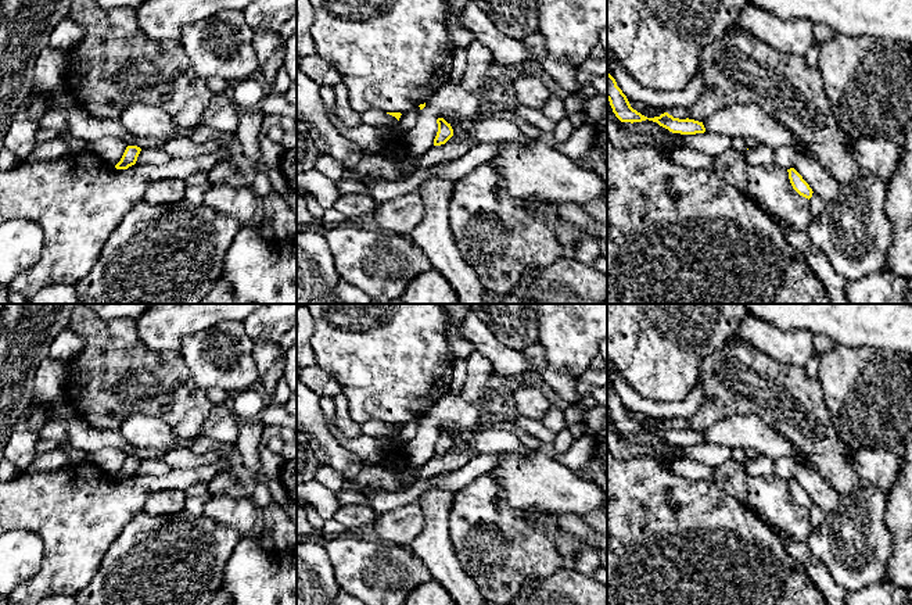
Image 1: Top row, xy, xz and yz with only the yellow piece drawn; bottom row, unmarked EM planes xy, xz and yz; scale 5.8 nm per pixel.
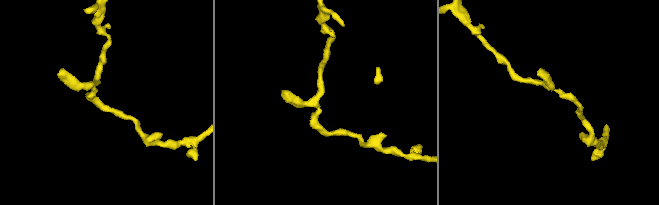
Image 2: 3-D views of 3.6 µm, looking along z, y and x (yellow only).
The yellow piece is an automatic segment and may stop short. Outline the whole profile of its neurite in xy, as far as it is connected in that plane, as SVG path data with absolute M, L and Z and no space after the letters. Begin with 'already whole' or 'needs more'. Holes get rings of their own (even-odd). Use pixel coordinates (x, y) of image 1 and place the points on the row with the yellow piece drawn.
already whole; M128 146L121 161L115 165L116 169L128 169L134 165L141 148L137 146Z

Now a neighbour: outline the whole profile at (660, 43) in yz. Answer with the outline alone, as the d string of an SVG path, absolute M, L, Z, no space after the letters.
M607 0L607 47L642 86L676 92L697 75L705 46L724 36L747 0Z

